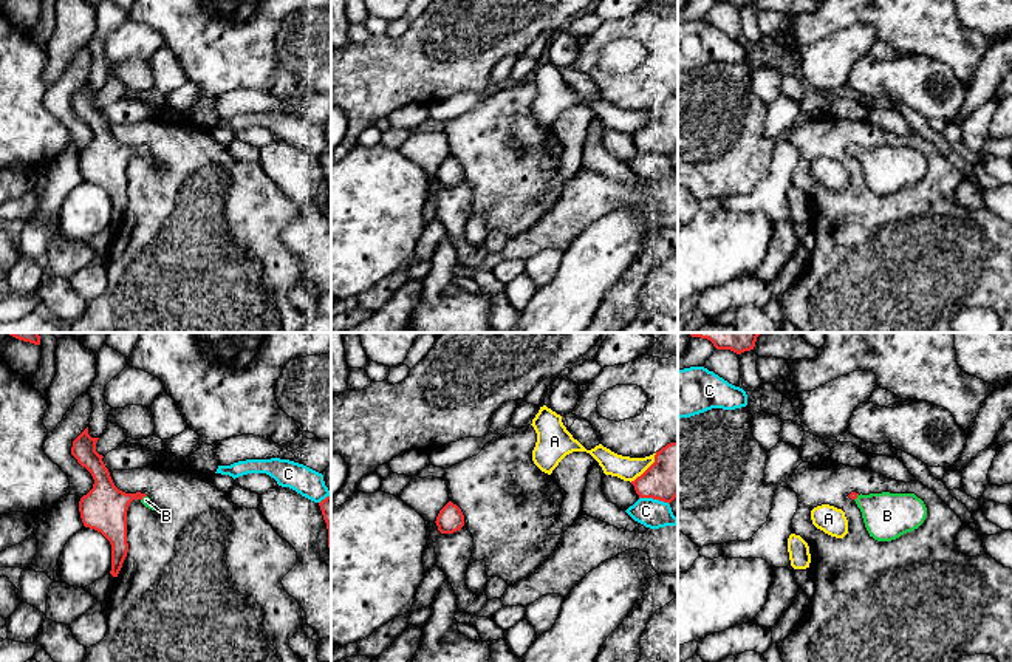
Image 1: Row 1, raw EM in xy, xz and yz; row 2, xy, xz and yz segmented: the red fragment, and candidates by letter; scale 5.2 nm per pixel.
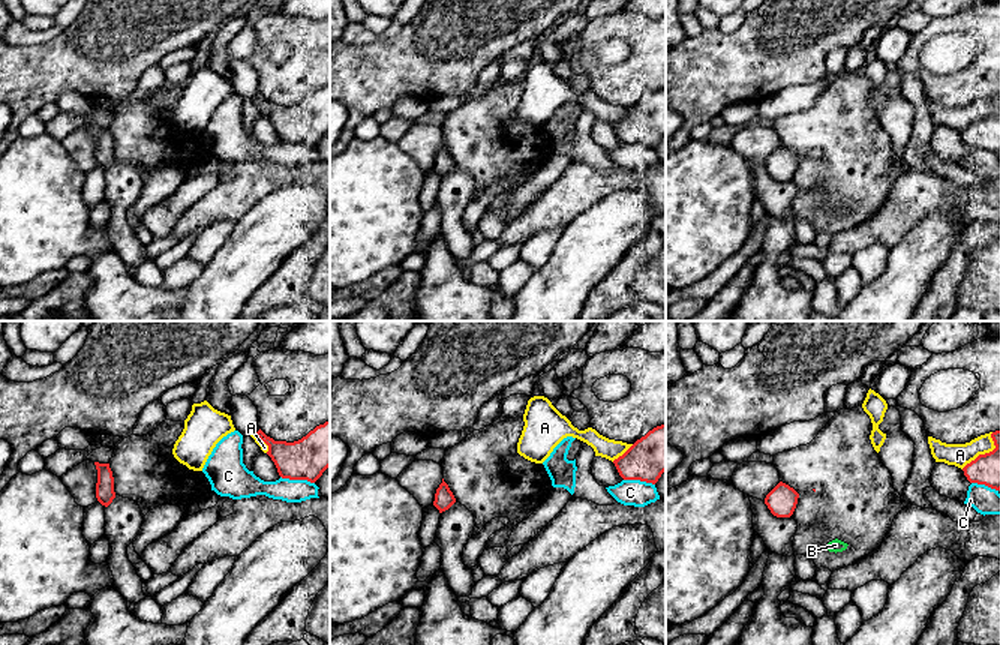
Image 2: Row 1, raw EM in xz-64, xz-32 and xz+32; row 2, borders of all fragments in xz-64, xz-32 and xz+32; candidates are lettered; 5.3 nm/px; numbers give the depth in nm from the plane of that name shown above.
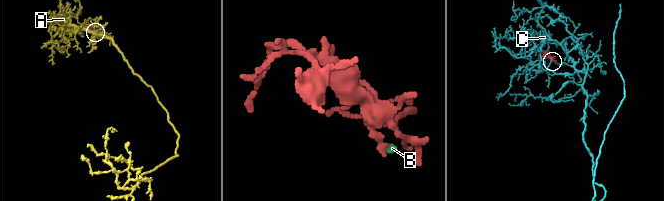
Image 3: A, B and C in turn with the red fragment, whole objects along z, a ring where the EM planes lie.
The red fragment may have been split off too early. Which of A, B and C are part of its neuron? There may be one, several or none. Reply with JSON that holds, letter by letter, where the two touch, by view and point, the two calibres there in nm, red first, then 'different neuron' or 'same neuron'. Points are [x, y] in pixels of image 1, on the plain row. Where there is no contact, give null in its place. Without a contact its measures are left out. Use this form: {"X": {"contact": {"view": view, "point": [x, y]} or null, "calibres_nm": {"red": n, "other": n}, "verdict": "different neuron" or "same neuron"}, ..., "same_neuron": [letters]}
{"A": {"contact": {"view": "xz", "point": [647, 122]}, "calibres_nm": {"red": 260, "other": 120}, "verdict": "different neuron"}, "B": {"contact": {"view": "xy", "point": [143, 150]}, "calibres_nm": {"red": 240, "other": 50}, "verdict": "same neuron"}, "C": {"contact": {"view": "xz", "point": [655, 152]}, "calibres_nm": {"red": 260, "other": 150}, "verdict": "different neuron"}, "same_neuron": ["B"]}

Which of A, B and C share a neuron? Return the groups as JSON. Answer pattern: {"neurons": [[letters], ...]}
{"neurons": [["A"], ["B"], ["C"]]}

